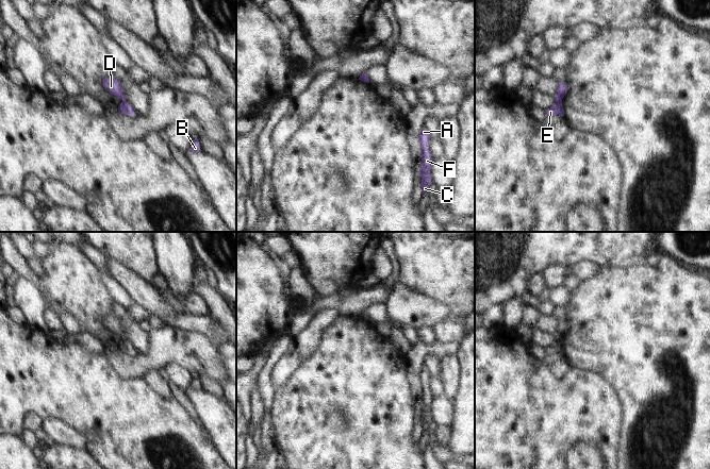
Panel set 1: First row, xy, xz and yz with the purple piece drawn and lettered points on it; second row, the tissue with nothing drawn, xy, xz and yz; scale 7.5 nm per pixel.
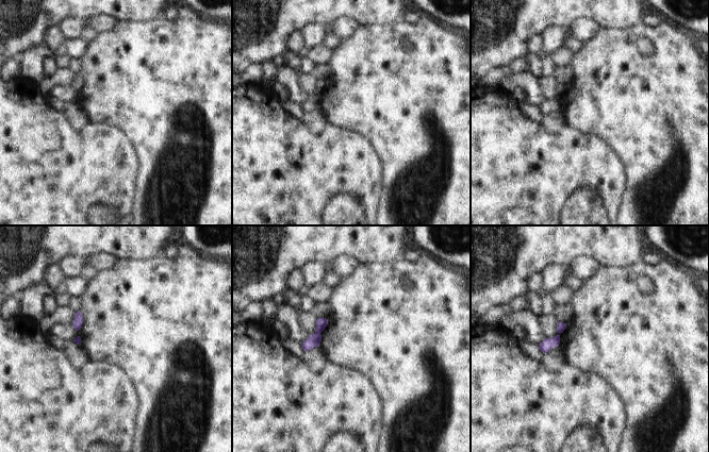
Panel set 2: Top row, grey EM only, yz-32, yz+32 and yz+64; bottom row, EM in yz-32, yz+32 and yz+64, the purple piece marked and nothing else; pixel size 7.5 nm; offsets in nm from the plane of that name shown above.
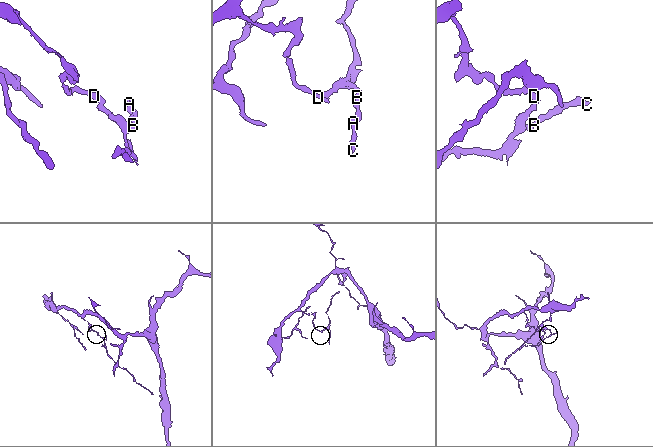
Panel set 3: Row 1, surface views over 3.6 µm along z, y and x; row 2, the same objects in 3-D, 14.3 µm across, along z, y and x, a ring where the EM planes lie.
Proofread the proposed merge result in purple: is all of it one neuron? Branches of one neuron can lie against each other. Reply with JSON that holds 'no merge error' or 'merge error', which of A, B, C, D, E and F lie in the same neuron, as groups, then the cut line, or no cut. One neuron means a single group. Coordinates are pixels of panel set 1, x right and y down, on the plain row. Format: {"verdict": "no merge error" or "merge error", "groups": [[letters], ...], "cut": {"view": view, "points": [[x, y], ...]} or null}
{"verdict": "merge error", "groups": [["A", "B", "C", "E", "F"], ["D"]], "cut": {"view": "yz", "points": [[560, 338], [556, 340]]}}

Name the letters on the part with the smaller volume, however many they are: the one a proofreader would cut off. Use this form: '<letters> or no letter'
A, B, C, E, F

